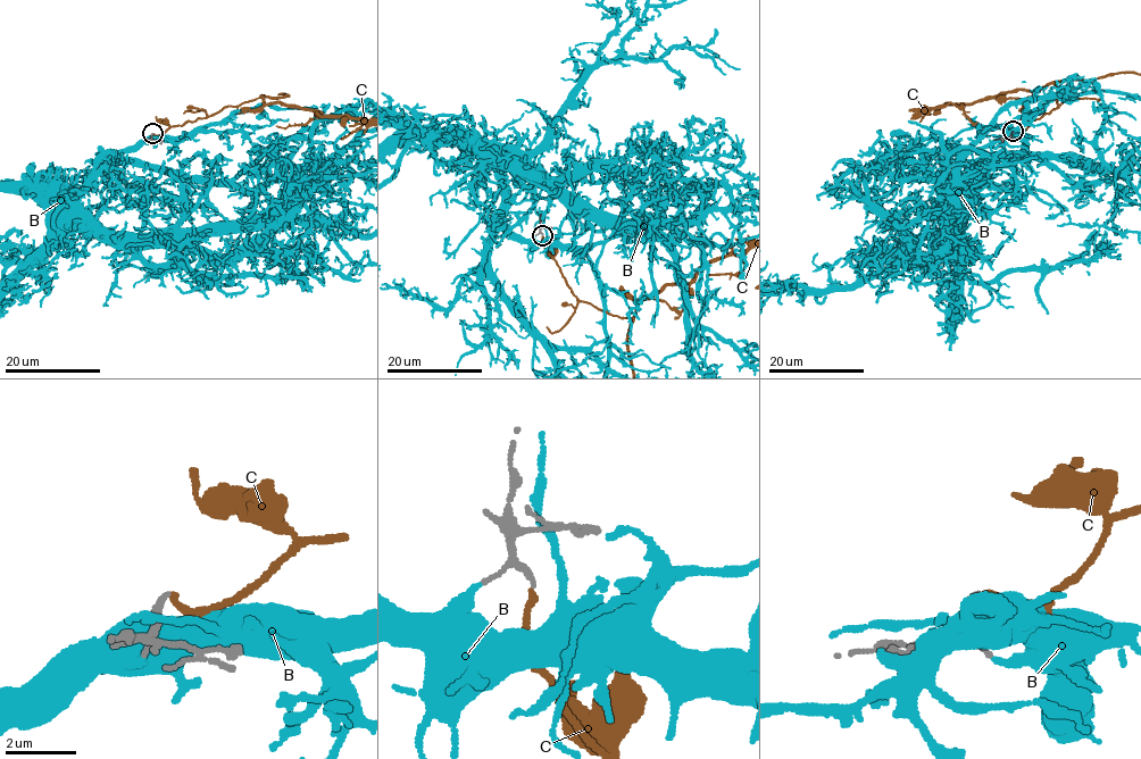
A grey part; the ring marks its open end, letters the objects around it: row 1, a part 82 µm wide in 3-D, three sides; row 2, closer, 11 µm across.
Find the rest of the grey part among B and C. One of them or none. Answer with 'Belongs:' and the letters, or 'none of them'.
Belongs: C

